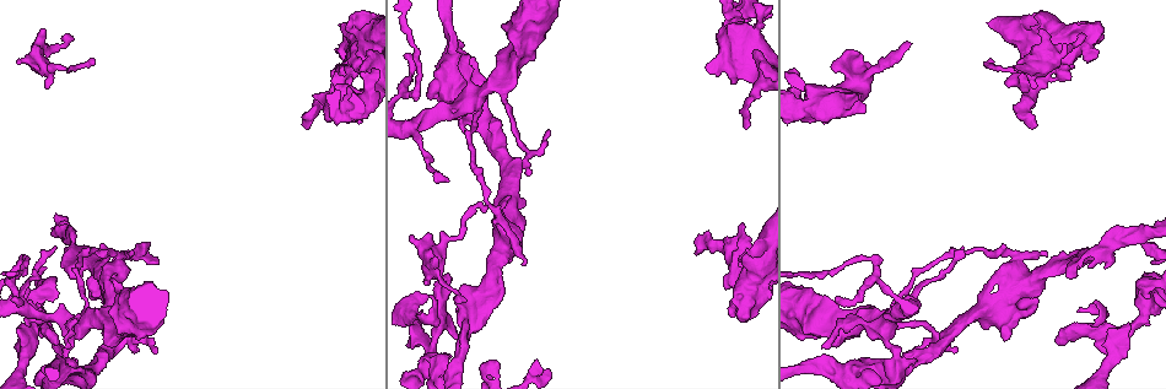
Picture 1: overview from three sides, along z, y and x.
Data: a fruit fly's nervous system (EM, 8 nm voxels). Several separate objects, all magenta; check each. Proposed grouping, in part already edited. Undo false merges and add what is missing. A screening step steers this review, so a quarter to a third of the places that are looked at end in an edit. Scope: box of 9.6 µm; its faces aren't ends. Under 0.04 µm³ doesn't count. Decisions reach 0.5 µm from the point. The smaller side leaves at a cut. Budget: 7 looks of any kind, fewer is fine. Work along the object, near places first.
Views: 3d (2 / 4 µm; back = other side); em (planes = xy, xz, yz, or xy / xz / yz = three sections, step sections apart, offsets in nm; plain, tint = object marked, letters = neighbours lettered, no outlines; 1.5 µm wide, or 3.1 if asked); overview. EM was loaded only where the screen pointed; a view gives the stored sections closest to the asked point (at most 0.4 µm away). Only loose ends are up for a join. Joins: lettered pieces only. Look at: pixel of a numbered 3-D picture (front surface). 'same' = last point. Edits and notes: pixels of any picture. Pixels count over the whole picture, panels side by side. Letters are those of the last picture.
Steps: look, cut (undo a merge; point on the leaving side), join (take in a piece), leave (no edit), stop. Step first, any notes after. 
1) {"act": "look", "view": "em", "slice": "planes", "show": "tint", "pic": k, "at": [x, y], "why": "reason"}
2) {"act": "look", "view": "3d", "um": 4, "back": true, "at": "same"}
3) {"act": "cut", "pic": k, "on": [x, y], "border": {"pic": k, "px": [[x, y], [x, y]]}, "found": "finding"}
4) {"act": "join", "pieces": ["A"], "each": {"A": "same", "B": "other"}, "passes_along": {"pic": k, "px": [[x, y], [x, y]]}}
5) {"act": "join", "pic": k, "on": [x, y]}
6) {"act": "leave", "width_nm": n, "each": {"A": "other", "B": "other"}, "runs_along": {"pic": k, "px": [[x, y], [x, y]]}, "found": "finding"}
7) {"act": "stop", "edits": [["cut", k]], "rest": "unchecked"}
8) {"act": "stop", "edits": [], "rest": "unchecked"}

{"act": "look", "view": "3d", "um": 4, "pic": 1, "at": [431, 348], "why": "branch point"}

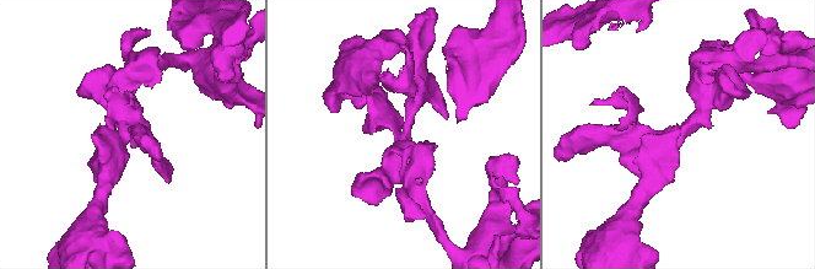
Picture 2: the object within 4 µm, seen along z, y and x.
{"act": "look", "view": "em", "slice": "xz", "step": 8, "show": "tint", "pic": 2, "at": [402, 133], "arms": 3, "arm_widths_nm": [240, 280, 320], "why": "now the EM"}

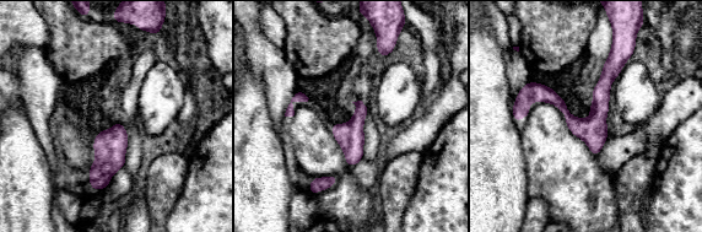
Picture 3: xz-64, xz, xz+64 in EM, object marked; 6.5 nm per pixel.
{"act": "look", "view": "em", "slice": "xz", "step": 8, "show": "letters", "at": "same"}

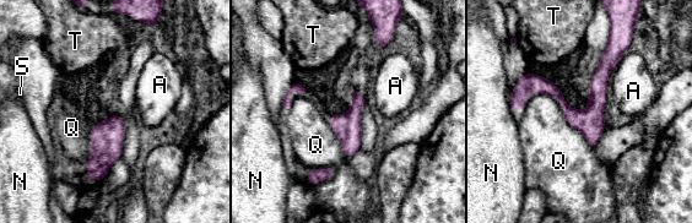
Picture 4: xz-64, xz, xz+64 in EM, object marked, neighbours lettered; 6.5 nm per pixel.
{"act": "leave", "width_nm": 80, "each": {"A": "other", "N": "other", "Q": "other", "S": "other", "T": "other"}, "found": "continuous, no second cell"}

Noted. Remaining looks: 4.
{"act": "look", "view": "em", "slice": "planes", "show": "letters", "pic": 1, "at": [447, 273], "why": "free end"}

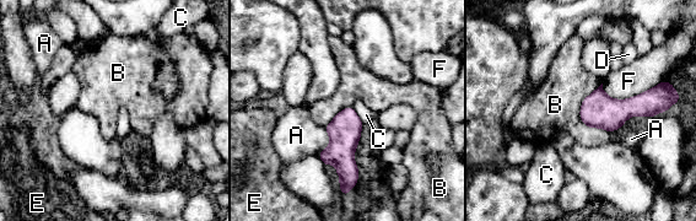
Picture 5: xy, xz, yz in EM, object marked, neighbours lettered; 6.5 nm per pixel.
{"act": "leave", "each": {"A": "other", "B": "other", "C": "other", "D": "other", "E": "other", "F": "other"}, "border": {"pic": 5, "px": [[602, 82], [580, 118], [609, 133]]}, "found": "none of them fits"}

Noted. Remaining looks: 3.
{"act": "look", "view": "em", "slice": "yz", "step": 4, "show": "tint", "pic": 1, "at": [66, 34], "why": "thin end"}

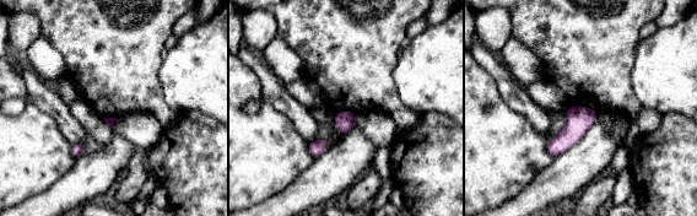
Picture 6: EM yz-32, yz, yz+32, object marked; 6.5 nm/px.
{"act": "look", "view": "em", "slice": "planes", "show": "letters", "at": "same"}

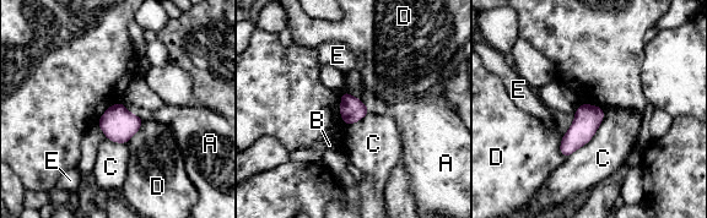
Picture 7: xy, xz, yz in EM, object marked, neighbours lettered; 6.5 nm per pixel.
{"act": "leave", "each": {"A": "other", "B": "other", "C": "other", "D": "other", "E": "other"}, "border": {"pic": 7, "px": [[604, 109], [594, 135], [566, 157]]}, "found": "no lettered piece goes on from it"}

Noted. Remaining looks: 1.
{"act": "stop", "edits": [], "rest": "unchecked"}

